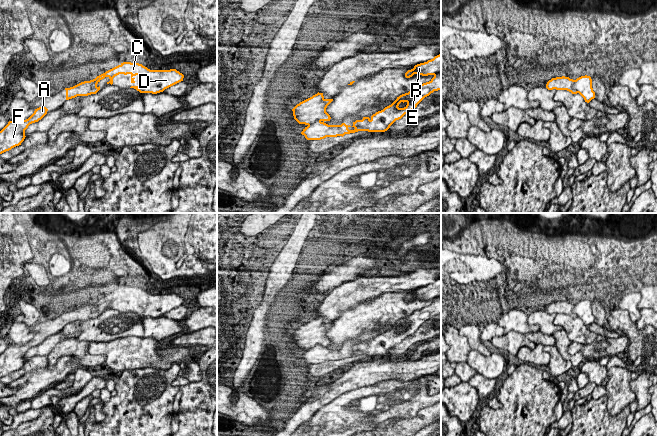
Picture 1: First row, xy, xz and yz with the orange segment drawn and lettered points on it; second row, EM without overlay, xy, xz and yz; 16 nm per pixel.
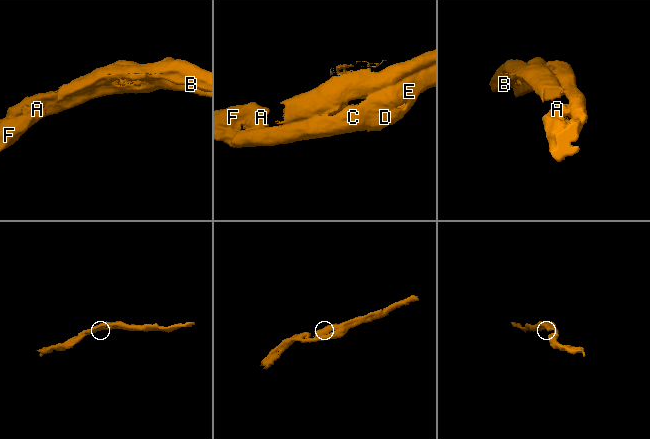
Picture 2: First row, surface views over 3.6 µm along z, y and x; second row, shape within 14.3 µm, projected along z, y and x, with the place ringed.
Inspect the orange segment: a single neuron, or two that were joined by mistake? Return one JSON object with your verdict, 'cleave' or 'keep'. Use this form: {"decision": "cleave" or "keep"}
{"decision": "cleave"}

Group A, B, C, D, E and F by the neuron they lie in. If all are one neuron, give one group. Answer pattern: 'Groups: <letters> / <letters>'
Groups: A B F / C D E

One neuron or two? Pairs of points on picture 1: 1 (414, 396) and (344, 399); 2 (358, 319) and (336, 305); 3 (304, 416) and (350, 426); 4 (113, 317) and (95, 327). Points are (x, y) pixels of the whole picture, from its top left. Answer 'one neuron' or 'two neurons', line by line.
1: one neuron
2: two neurons
3: two neurons
4: one neuron

